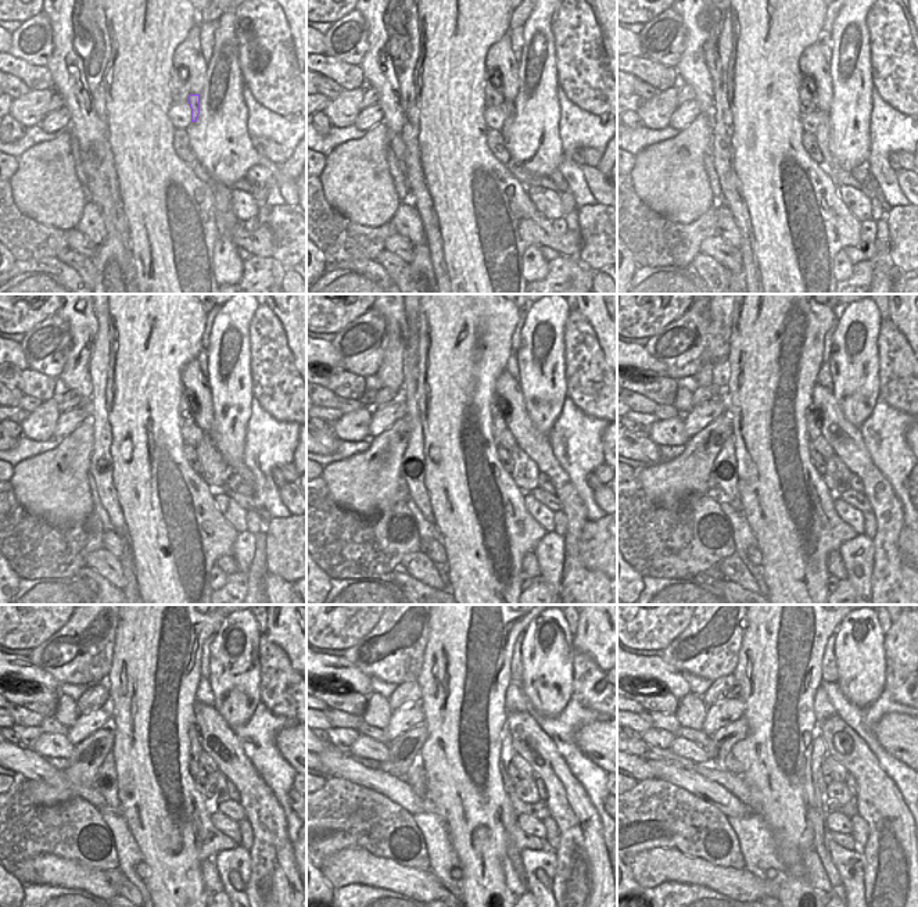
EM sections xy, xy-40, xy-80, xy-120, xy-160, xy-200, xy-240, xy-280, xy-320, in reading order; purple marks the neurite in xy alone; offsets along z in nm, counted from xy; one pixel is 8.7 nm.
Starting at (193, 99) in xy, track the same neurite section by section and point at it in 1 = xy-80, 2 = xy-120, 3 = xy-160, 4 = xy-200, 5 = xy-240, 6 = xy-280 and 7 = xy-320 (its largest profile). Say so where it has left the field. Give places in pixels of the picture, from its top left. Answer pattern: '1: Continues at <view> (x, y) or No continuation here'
1: Continues at xy-80 (823, 131)
2: Continues at xy-120 (214, 470)
3: Continues at xy-160 (526, 473)
4: Continues at xy-200 (836, 476)
5: Continues at xy-240 (215, 789)
6: Continues at xy-280 (526, 791)
7: Continues at xy-320 (838, 792).

